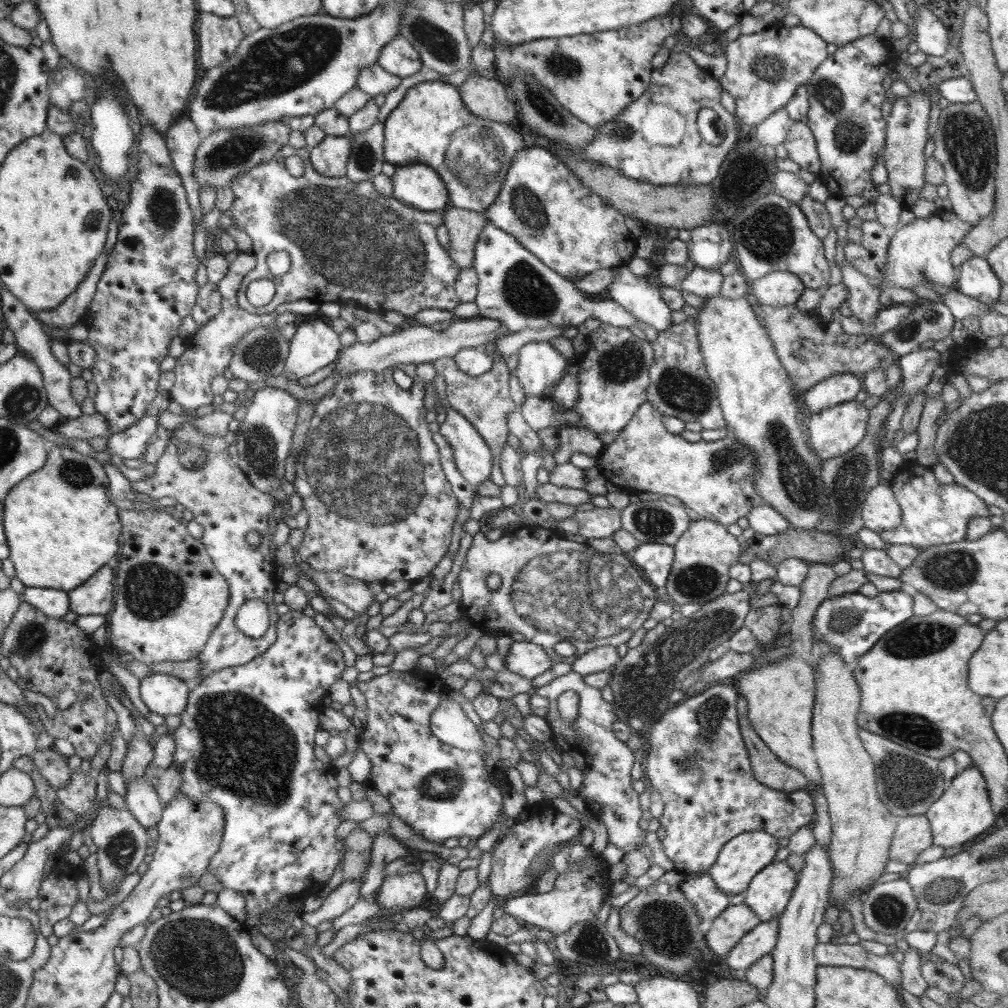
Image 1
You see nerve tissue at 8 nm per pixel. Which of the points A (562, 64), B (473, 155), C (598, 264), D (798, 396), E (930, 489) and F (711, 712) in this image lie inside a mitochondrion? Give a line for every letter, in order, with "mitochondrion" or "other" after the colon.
A: mitochondrion
B: mitochondrion
C: other
D: other
E: other
F: mitochondrion

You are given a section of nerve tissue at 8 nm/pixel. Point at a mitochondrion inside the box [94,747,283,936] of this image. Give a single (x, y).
(122, 848)

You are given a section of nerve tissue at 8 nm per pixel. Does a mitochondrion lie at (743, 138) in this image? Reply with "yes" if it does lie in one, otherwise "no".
no

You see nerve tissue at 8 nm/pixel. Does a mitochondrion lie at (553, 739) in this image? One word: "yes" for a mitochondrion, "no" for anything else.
no

